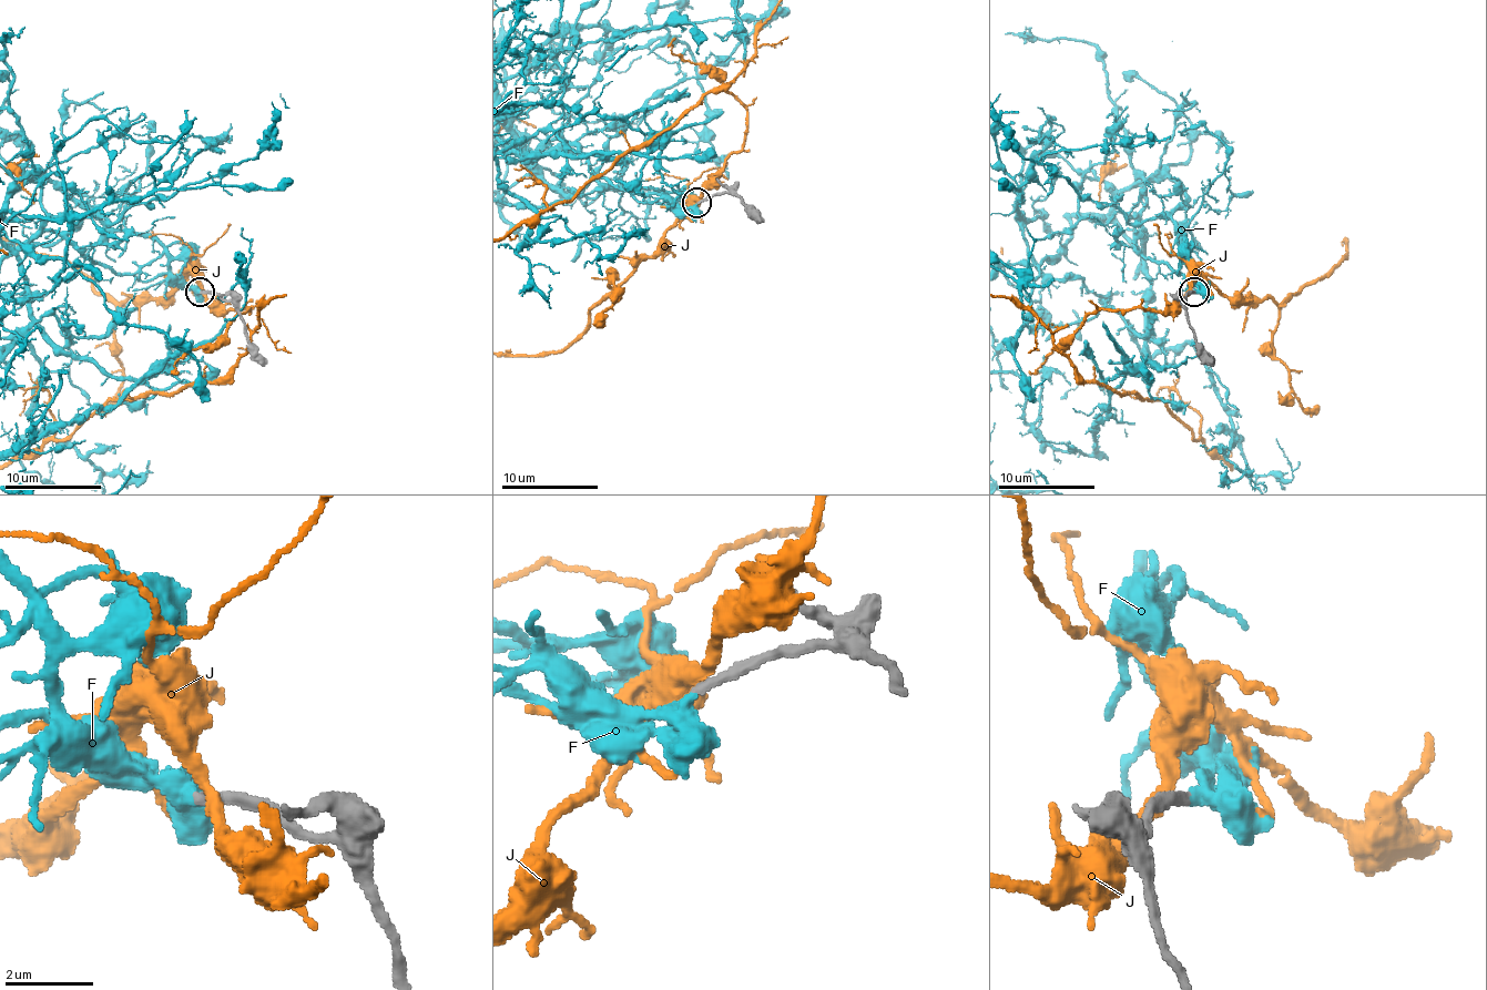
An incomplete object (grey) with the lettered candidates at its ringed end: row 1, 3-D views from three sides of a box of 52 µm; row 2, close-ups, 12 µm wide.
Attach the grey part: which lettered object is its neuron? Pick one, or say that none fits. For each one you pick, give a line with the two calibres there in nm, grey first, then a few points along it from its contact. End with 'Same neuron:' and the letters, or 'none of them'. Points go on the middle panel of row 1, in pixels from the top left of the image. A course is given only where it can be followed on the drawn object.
F: calibres 240 and 480 nm
Same neuron: F

